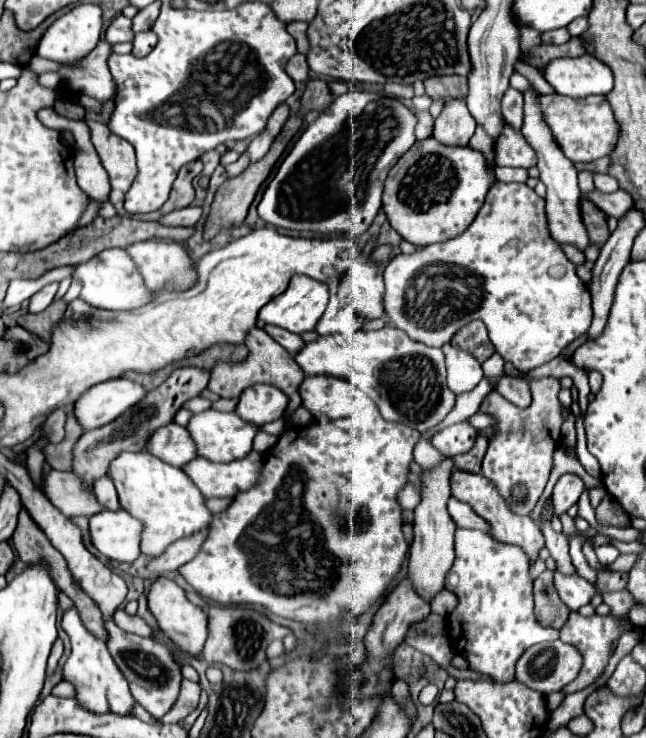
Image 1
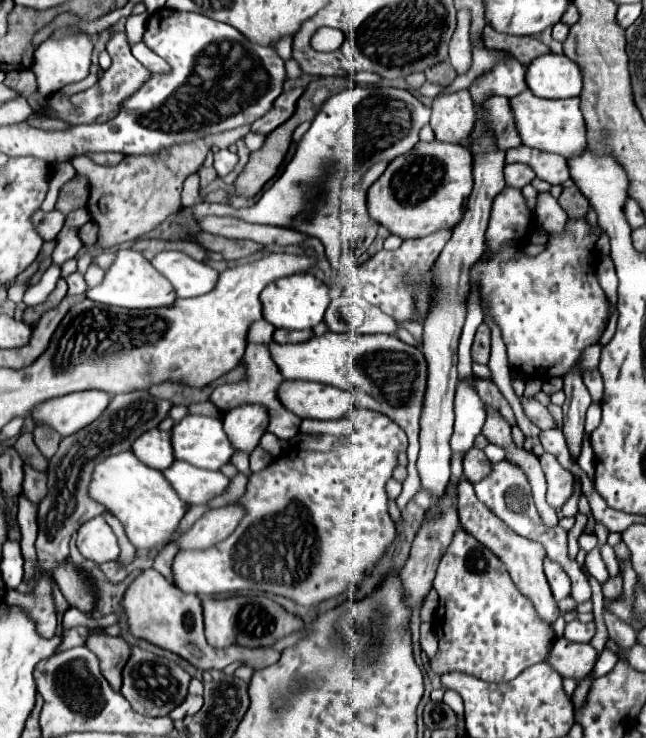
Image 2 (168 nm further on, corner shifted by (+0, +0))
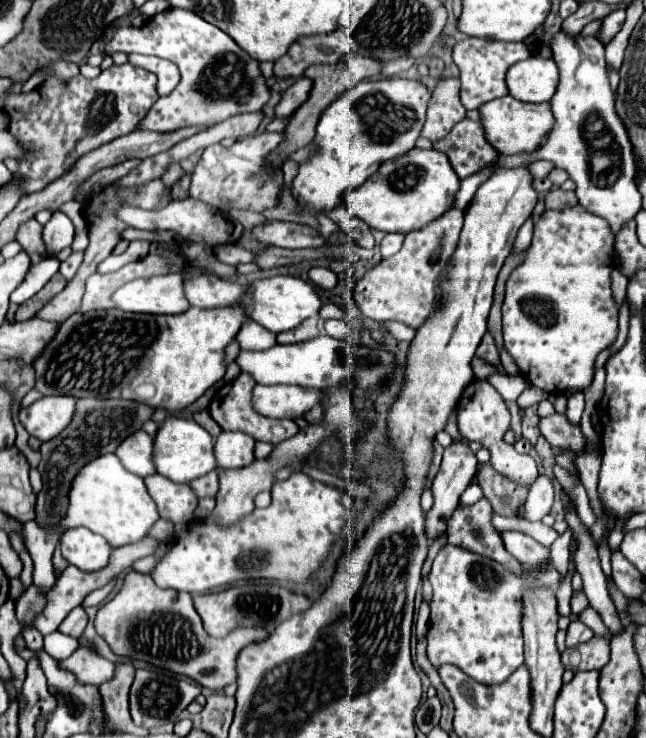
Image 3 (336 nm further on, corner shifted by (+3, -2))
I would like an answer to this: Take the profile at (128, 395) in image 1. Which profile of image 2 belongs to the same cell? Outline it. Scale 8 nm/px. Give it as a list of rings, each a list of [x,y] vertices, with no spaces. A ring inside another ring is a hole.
[[[104,391],[70,393],[58,399],[48,399],[42,407],[36,407],[32,421],[34,425],[50,427],[62,437],[68,437],[98,419],[108,403],[110,395]]]

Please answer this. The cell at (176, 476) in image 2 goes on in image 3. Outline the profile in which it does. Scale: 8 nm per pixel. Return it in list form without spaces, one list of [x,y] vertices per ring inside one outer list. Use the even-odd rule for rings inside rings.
[[[151,475],[145,479],[151,497],[157,503],[161,519],[169,519],[173,523],[189,523],[197,509],[199,497],[191,489],[189,483],[175,483],[163,475]]]

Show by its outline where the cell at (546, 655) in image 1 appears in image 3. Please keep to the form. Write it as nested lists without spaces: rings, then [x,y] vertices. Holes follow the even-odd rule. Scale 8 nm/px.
[[[593,637],[591,641],[583,643],[581,647],[575,647],[575,651],[581,655],[581,659],[571,659],[571,649],[565,649],[561,653],[561,663],[565,669],[571,669],[573,673],[589,671],[589,669],[601,669],[609,661],[609,641],[603,641],[601,637]],[[579,661],[579,663],[577,663]]]

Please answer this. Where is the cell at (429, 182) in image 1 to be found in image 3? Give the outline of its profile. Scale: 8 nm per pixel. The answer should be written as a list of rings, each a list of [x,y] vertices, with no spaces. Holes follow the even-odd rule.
[[[413,147],[405,155],[385,161],[381,169],[373,173],[359,189],[351,189],[351,193],[345,195],[345,205],[353,215],[363,219],[373,229],[407,235],[411,231],[423,229],[447,213],[455,203],[459,187],[461,179],[455,175],[455,169],[443,151],[433,147]]]

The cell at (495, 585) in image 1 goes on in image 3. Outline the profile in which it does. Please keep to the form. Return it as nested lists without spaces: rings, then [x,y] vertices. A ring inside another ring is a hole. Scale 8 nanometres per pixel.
[[[443,545],[433,561],[429,573],[429,583],[433,585],[431,601],[431,623],[427,635],[427,657],[435,669],[441,665],[455,665],[475,681],[483,685],[503,683],[515,669],[525,661],[524,640],[521,628],[521,591],[523,581],[513,573],[507,573],[493,559],[481,557],[469,549],[457,545]]]

